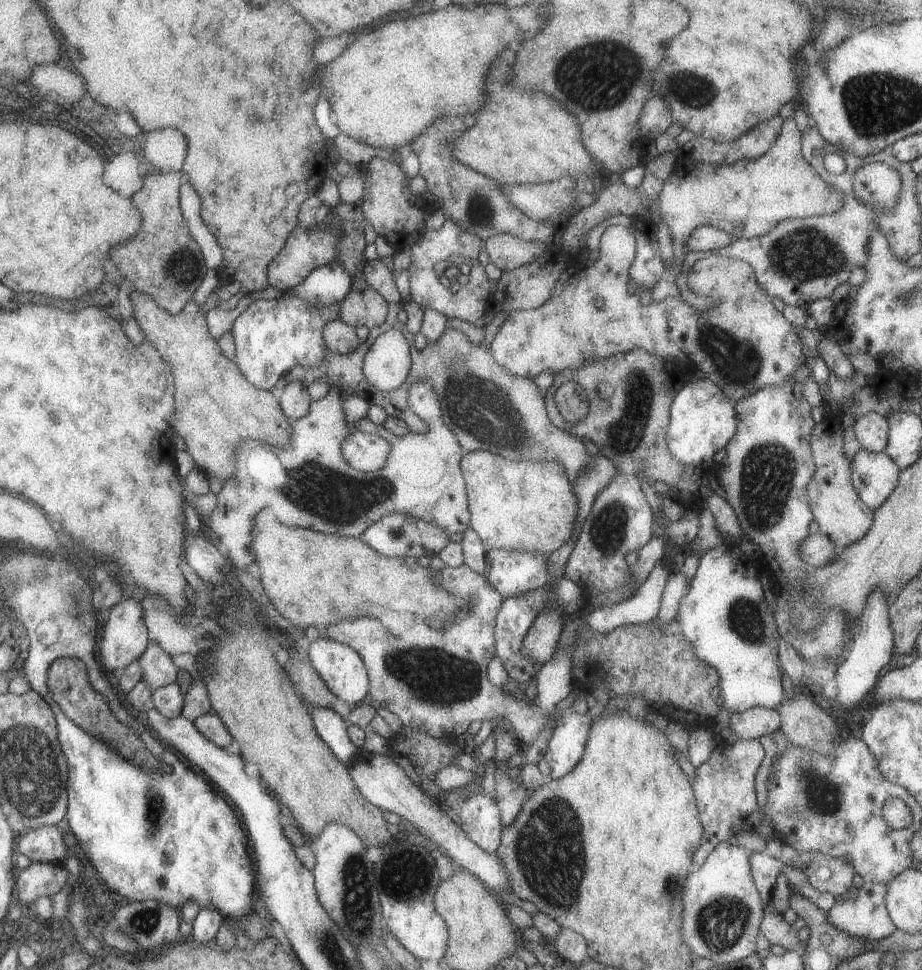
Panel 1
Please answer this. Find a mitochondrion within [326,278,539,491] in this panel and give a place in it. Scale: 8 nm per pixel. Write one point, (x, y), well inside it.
(467, 405)

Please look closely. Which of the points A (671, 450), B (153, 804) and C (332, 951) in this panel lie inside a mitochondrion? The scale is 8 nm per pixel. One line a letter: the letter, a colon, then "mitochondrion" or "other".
A: other
B: mitochondrion
C: mitochondrion

